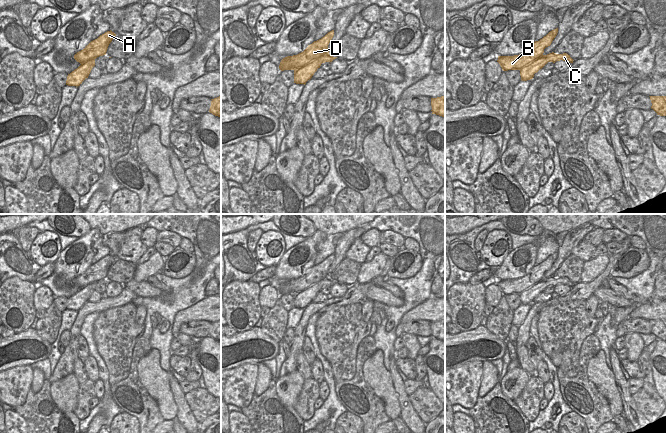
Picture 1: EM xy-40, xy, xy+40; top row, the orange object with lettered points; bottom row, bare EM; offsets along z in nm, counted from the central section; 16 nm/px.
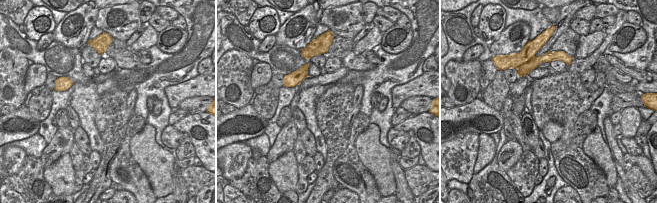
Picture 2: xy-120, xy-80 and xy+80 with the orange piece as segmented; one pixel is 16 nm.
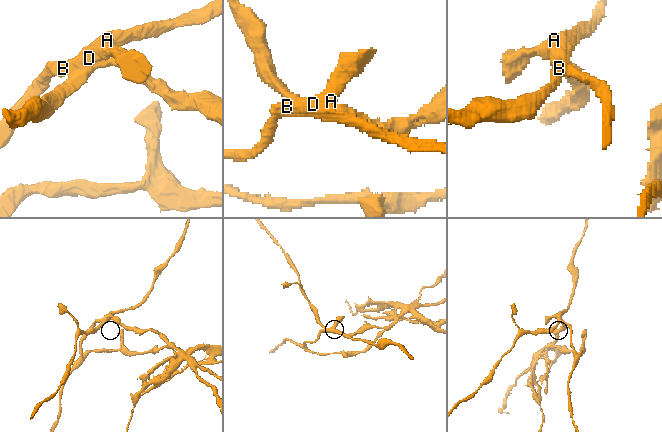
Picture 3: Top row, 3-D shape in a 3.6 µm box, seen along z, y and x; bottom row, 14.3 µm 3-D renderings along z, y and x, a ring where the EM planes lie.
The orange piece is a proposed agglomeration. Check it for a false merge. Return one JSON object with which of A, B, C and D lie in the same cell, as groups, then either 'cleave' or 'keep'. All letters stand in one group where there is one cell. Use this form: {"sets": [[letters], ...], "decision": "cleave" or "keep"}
{"sets": [["A", "B", "D"], ["C"]], "decision": "cleave"}

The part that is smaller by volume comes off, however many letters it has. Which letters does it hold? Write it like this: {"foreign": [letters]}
{"foreign": ["C"]}

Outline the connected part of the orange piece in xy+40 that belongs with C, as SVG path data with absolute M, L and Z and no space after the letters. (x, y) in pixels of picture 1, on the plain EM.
M567 277L553 278L552 280L542 280L520 294L521 304L527 305L533 303L534 298L542 293L548 286L555 287L556 285L560 284L568 285L570 287L573 287L574 285Z

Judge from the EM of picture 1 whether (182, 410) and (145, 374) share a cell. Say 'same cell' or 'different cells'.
different cells

